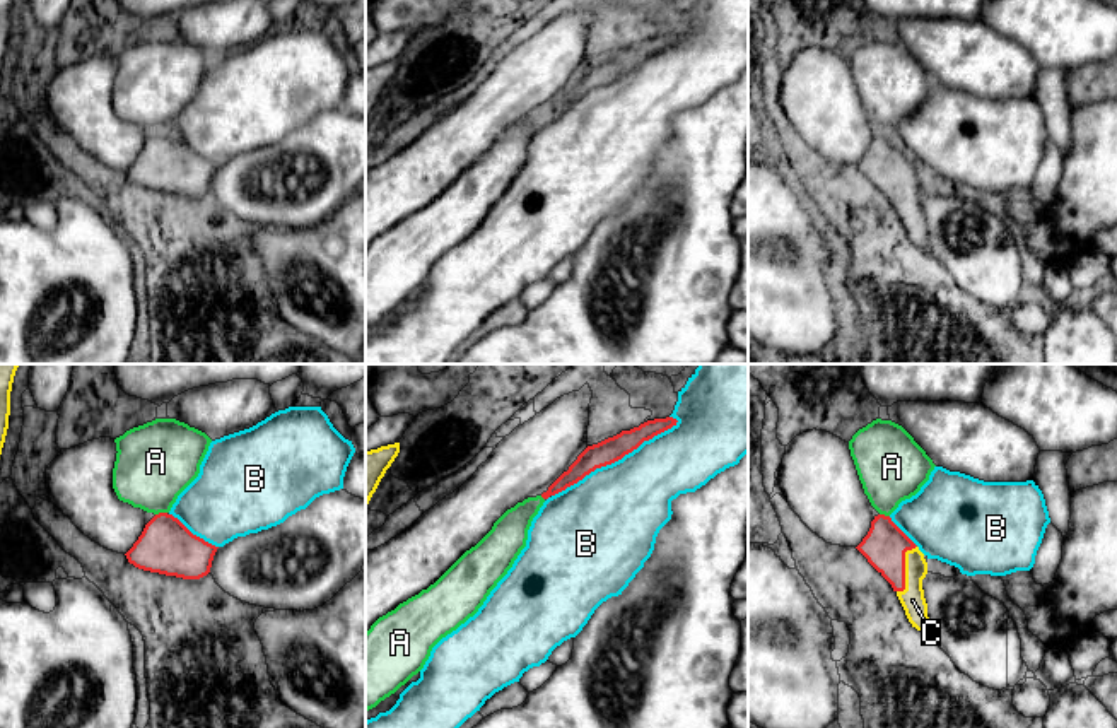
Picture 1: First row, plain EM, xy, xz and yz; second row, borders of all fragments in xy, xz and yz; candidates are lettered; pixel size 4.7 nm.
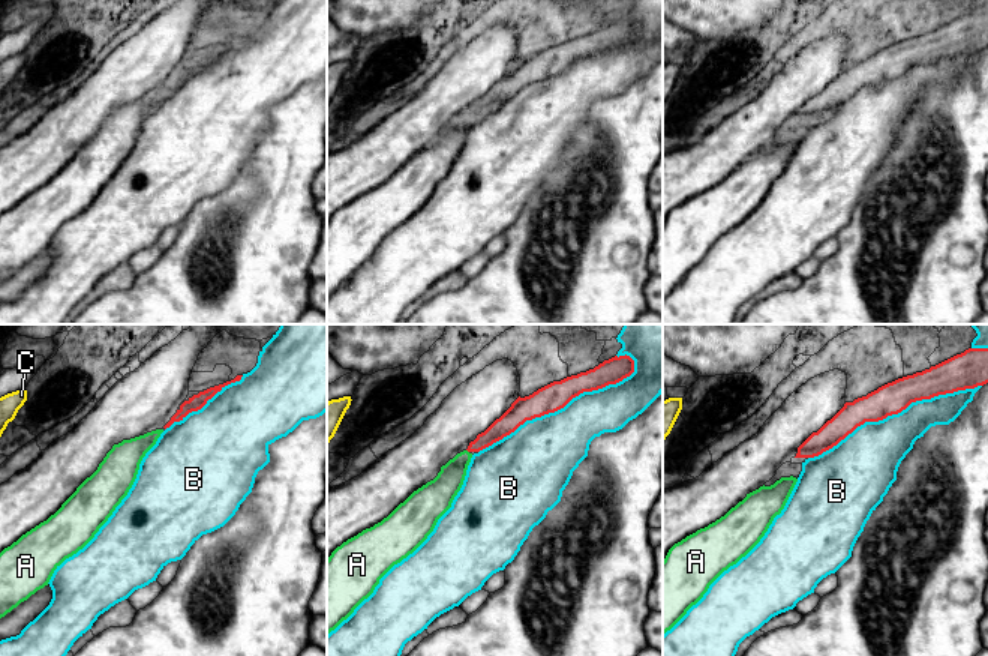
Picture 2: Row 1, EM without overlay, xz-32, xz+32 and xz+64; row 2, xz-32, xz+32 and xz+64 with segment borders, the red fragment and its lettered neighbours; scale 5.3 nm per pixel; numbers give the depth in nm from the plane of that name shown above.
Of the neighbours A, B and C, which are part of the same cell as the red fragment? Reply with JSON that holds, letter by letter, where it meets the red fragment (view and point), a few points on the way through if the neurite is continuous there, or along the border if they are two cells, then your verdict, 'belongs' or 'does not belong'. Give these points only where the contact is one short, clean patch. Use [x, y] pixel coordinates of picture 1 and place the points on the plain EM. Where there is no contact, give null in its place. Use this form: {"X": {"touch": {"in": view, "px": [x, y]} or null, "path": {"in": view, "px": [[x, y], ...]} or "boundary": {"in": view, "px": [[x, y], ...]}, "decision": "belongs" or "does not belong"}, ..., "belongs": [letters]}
{"A": {"touch": {"in": "xy", "px": [161, 130]}, "boundary": {"in": "xy", "px": [[166, 129], [156, 132]]}, "decision": "does not belong"}, "B": {"touch": {"in": "xz", "px": [615, 77]}, "decision": "does not belong"}, "C": {"touch": {"in": "yz", "px": [904, 187]}, "decision": "belongs"}, "belongs": ["C"]}

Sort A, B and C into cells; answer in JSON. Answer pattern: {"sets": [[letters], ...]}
{"sets": [["A"], ["B"], ["C"]]}

